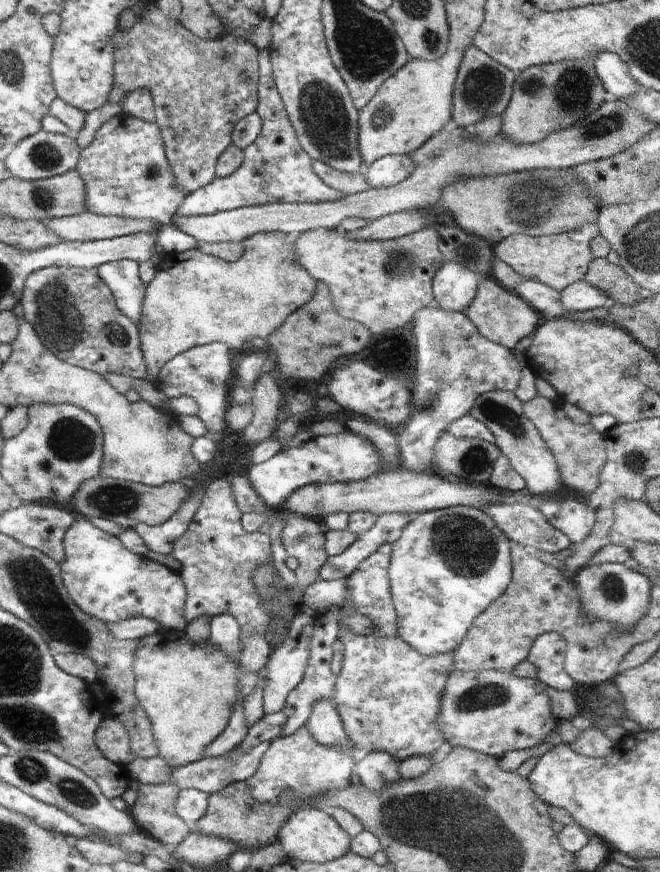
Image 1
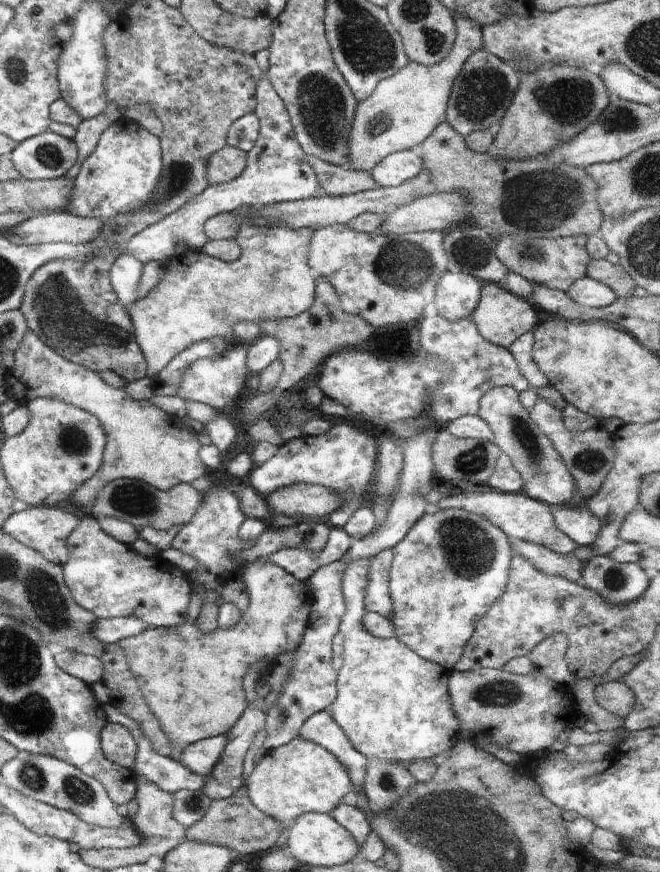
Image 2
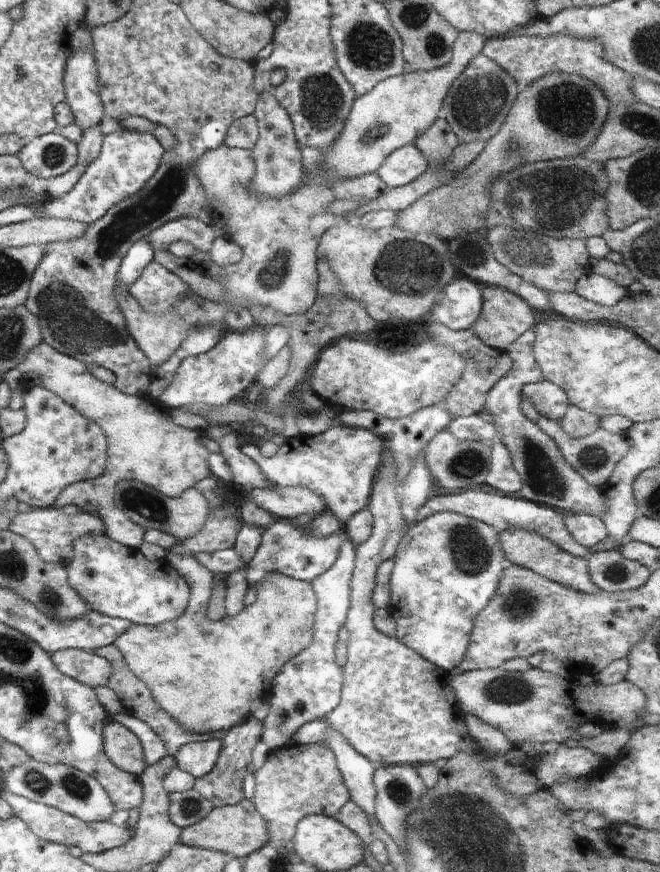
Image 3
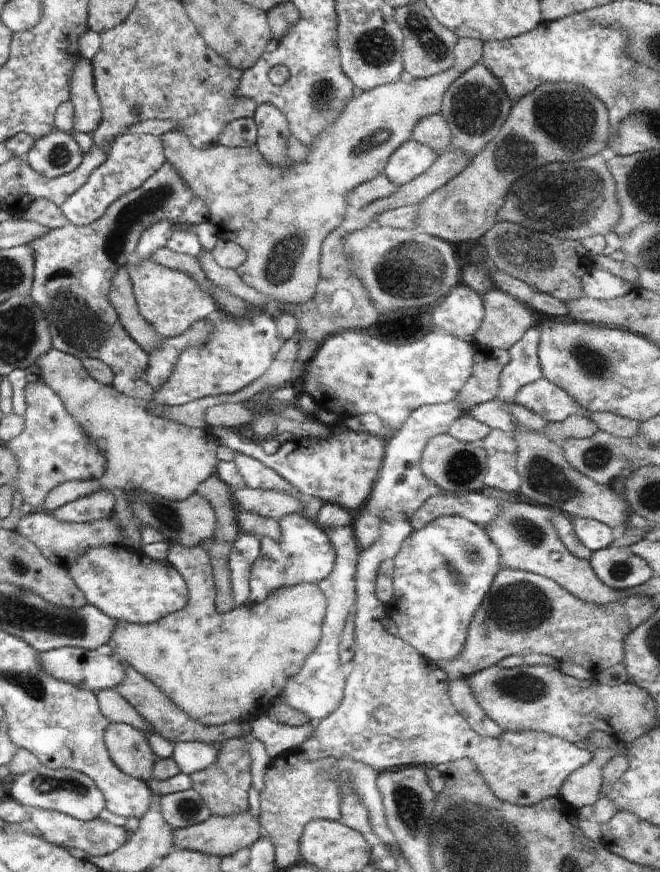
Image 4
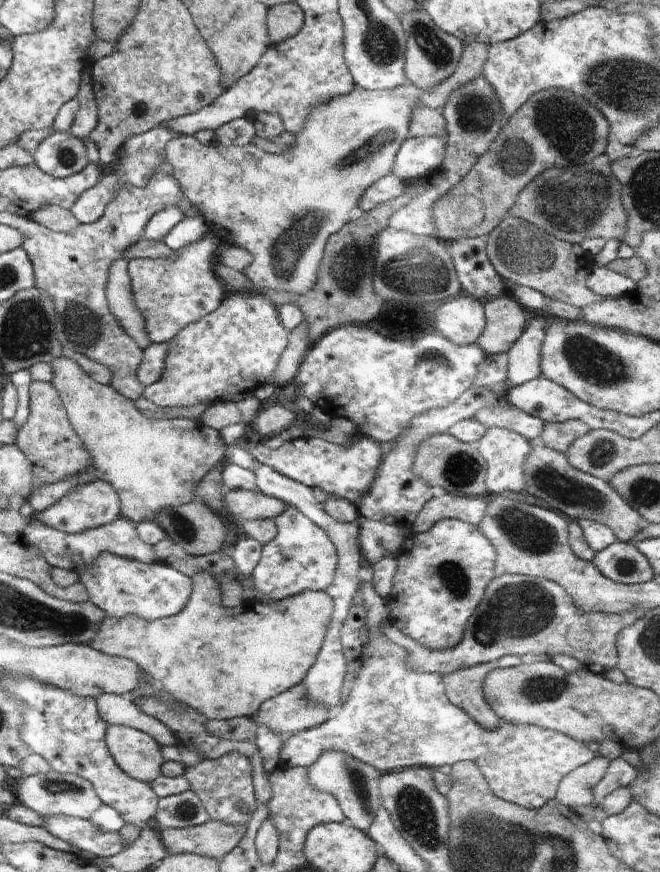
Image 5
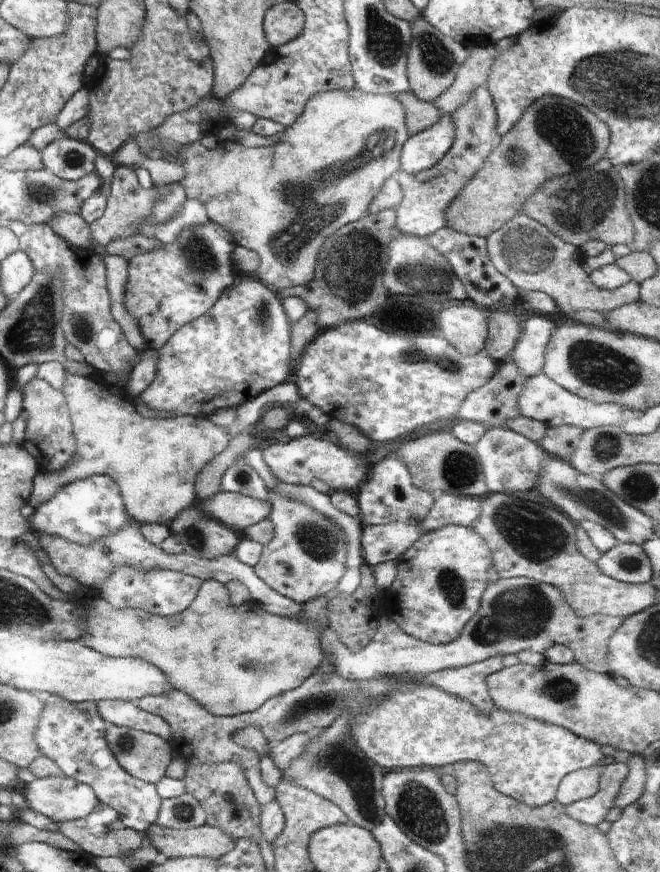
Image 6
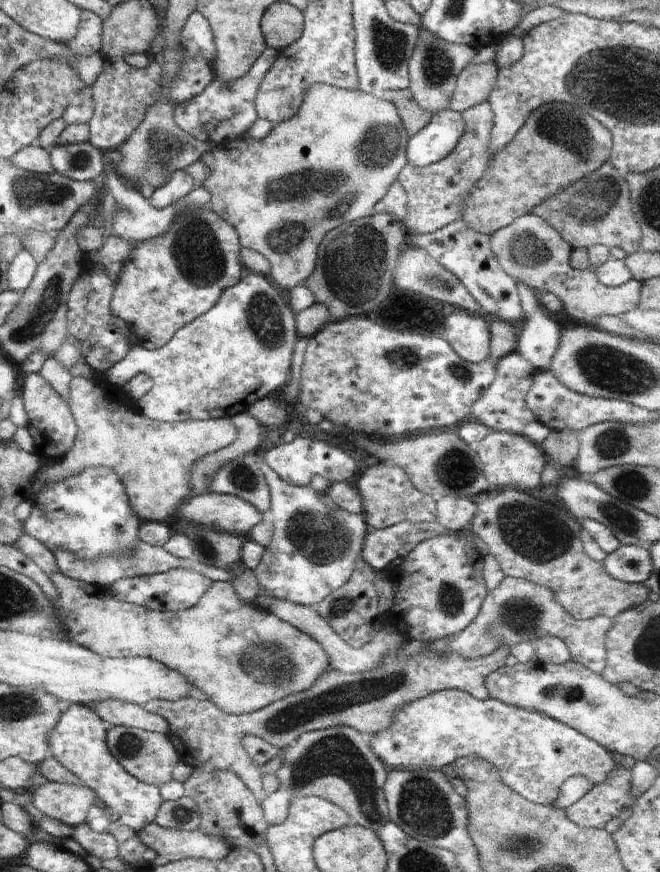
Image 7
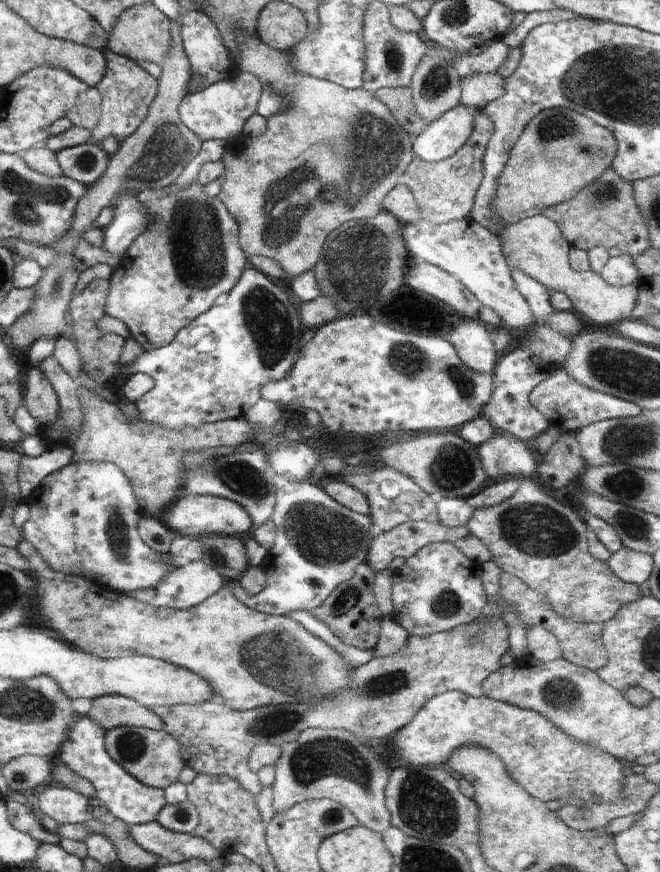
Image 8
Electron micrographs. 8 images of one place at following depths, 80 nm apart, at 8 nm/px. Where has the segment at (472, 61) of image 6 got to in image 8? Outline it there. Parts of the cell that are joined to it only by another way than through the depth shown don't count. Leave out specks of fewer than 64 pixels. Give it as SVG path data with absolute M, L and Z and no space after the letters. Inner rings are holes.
M480 73L461 80L460 103L484 110L485 106L493 100L499 99L505 93L505 80L498 73Z

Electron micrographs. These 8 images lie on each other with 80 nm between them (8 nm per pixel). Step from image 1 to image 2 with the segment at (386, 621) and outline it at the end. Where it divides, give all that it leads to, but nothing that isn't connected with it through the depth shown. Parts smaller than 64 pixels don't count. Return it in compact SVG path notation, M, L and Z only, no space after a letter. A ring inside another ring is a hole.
M391 549L379 552L370 561L369 582L366 588L364 606L366 612L375 612L391 620L393 602L389 593L389 572L393 561Z

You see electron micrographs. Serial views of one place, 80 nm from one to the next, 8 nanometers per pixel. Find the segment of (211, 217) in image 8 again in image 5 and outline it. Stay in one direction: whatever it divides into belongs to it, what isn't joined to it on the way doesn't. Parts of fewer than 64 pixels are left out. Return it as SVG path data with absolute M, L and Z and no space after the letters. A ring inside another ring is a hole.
M208 231L195 243L182 245L174 258L129 260L132 299L144 317L145 328L154 344L168 343L181 328L212 312L232 293L215 273L217 251L222 243Z

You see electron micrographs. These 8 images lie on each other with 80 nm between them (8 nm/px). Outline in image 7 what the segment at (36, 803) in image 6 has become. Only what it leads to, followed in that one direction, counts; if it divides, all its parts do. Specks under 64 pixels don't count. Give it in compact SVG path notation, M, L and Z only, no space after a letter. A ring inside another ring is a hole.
M46 782L33 798L33 805L40 812L71 827L87 822L99 810L98 796L84 784Z

